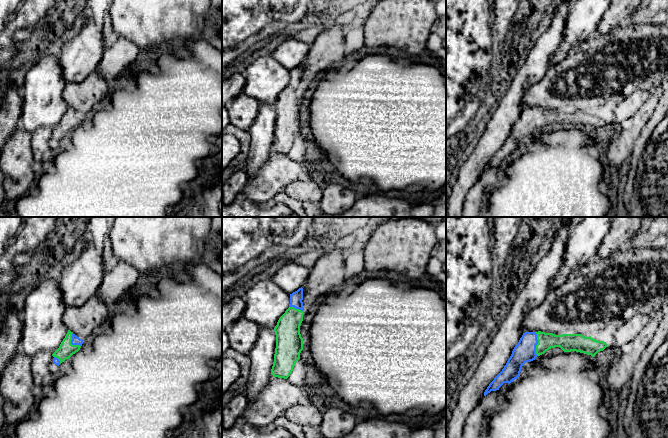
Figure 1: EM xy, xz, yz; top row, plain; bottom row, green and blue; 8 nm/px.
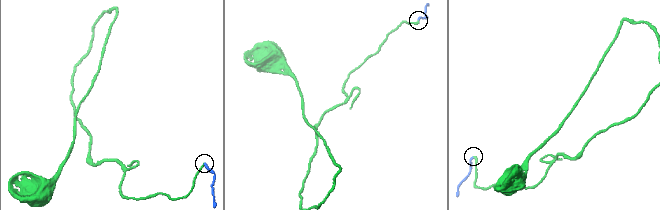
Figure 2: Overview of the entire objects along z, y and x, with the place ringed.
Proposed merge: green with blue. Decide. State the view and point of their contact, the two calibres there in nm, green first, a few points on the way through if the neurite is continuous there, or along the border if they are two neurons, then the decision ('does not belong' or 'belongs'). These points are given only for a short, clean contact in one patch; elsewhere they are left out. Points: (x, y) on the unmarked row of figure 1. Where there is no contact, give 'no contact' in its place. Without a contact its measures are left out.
meets green in yz at (537, 120); 140 nm thick on the green side, 180 nm on the other; runs through yz (567, 118), (543, 117), (537, 120), (532, 120), (525, 127); belongs

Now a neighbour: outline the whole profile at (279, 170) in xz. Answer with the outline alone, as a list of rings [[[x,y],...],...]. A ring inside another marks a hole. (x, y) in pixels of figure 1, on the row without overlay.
[[[272,153],[263,166],[252,177],[248,177],[240,197],[264,203],[284,191],[287,185],[299,180],[311,180],[313,175],[309,165],[284,154]]]

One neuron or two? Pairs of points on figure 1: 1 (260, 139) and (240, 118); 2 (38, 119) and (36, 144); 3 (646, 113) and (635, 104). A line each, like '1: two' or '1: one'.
1: two
2: two
3: two

